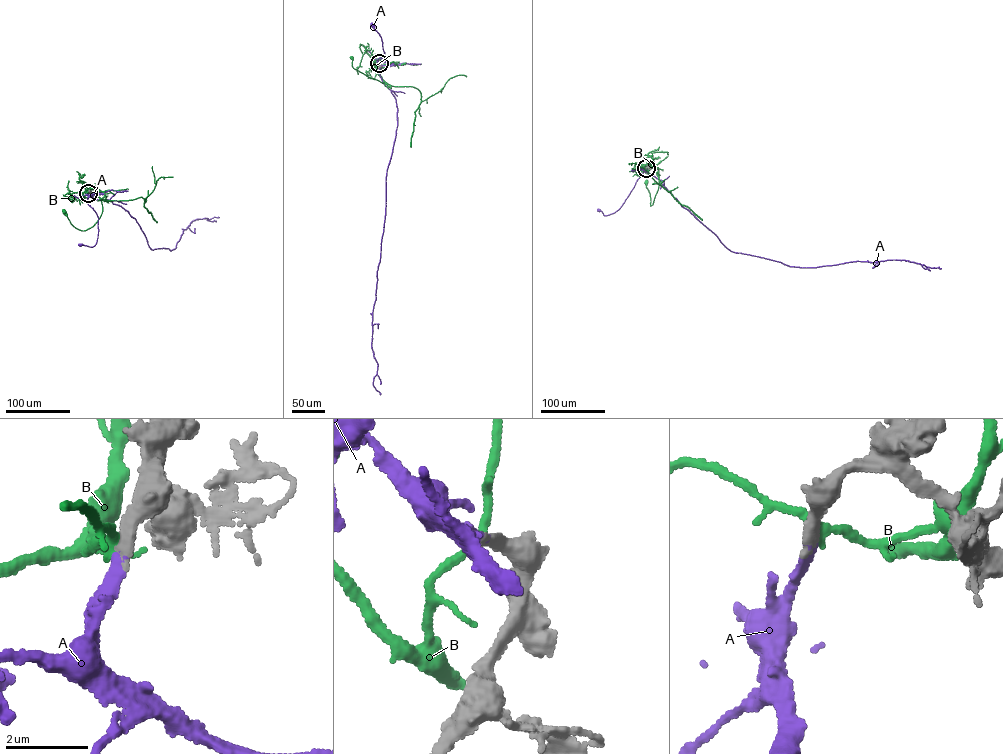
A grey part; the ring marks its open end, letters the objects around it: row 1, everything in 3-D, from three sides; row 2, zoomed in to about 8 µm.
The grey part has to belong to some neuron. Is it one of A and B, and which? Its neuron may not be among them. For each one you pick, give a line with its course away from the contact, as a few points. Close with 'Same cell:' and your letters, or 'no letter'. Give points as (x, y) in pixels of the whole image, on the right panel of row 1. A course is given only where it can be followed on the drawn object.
A: it runs (646, 168), (619, 209), (605, 215), (598, 210)
Same cell: A

